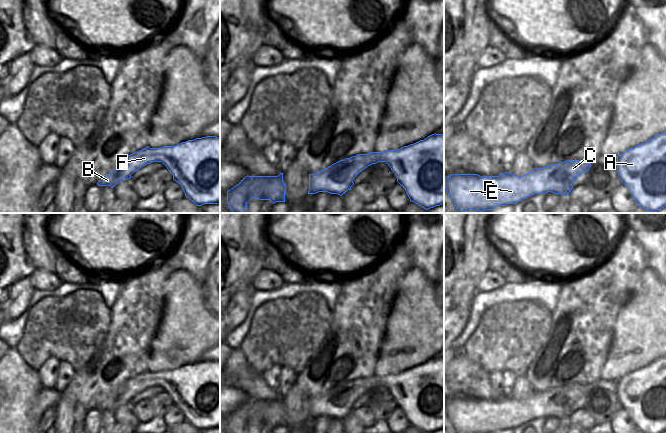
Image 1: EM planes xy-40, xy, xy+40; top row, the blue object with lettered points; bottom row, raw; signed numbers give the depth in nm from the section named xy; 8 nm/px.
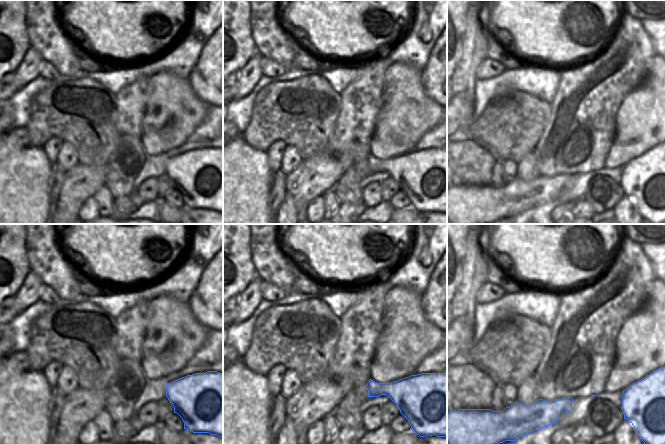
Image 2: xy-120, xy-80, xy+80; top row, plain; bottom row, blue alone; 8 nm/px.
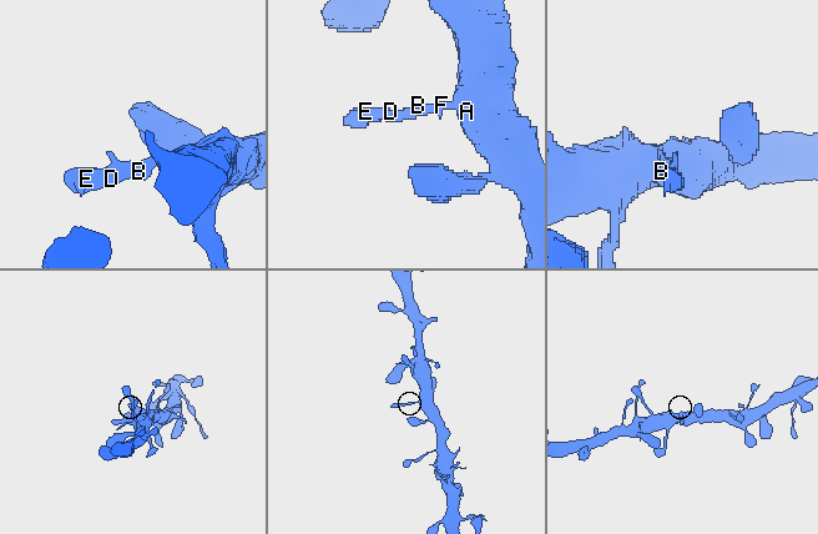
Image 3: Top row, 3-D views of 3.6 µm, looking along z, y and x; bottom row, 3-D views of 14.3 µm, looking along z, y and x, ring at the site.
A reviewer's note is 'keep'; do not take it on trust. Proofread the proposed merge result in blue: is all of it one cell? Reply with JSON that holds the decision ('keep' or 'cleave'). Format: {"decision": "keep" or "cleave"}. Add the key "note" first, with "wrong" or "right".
{"note": "right", "decision": "keep"}

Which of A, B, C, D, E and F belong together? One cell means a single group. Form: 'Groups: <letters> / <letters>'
Groups: A B C D E F

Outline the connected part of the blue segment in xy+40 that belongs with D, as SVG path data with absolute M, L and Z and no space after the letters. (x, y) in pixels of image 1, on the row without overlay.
M594 382L590 384L566 384L544 392L534 392L524 400L505 396L498 400L478 398L451 398L445 402L445 413L456 433L494 433L498 430L516 428L534 418L552 416L567 420L573 413L573 405L582 397L588 396Z

